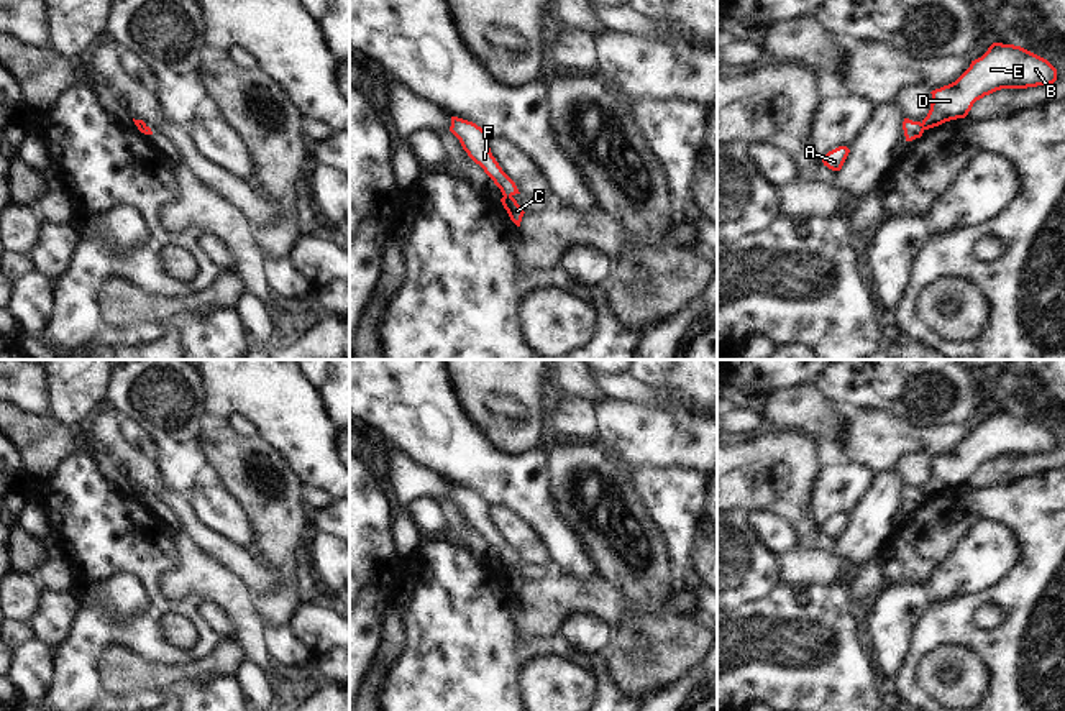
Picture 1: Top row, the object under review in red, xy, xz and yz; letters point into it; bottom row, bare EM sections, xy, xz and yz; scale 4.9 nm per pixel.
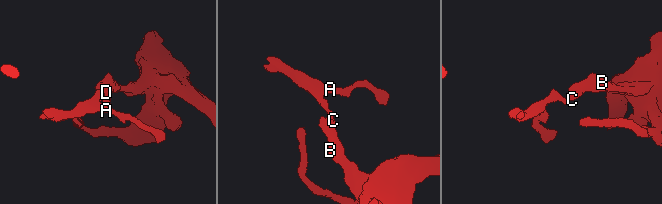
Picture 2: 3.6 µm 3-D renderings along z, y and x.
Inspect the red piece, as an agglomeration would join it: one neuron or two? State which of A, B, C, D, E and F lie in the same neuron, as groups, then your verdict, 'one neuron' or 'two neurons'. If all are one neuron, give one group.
A F / B C D E | two neurons

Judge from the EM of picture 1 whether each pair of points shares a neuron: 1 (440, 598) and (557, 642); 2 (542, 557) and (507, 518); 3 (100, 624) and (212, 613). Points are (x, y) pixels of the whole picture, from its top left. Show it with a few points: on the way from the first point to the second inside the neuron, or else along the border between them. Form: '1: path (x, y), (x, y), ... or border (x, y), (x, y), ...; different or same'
1: path (470, 628), (489, 647), (527, 647); same
2: path (532, 547), (512, 527); same
3: border (201, 600), (196, 613), (219, 639); different

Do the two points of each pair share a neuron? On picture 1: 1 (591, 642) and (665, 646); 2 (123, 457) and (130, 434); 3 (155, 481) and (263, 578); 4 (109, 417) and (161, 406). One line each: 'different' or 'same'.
1: different
2: different
3: same
4: different

